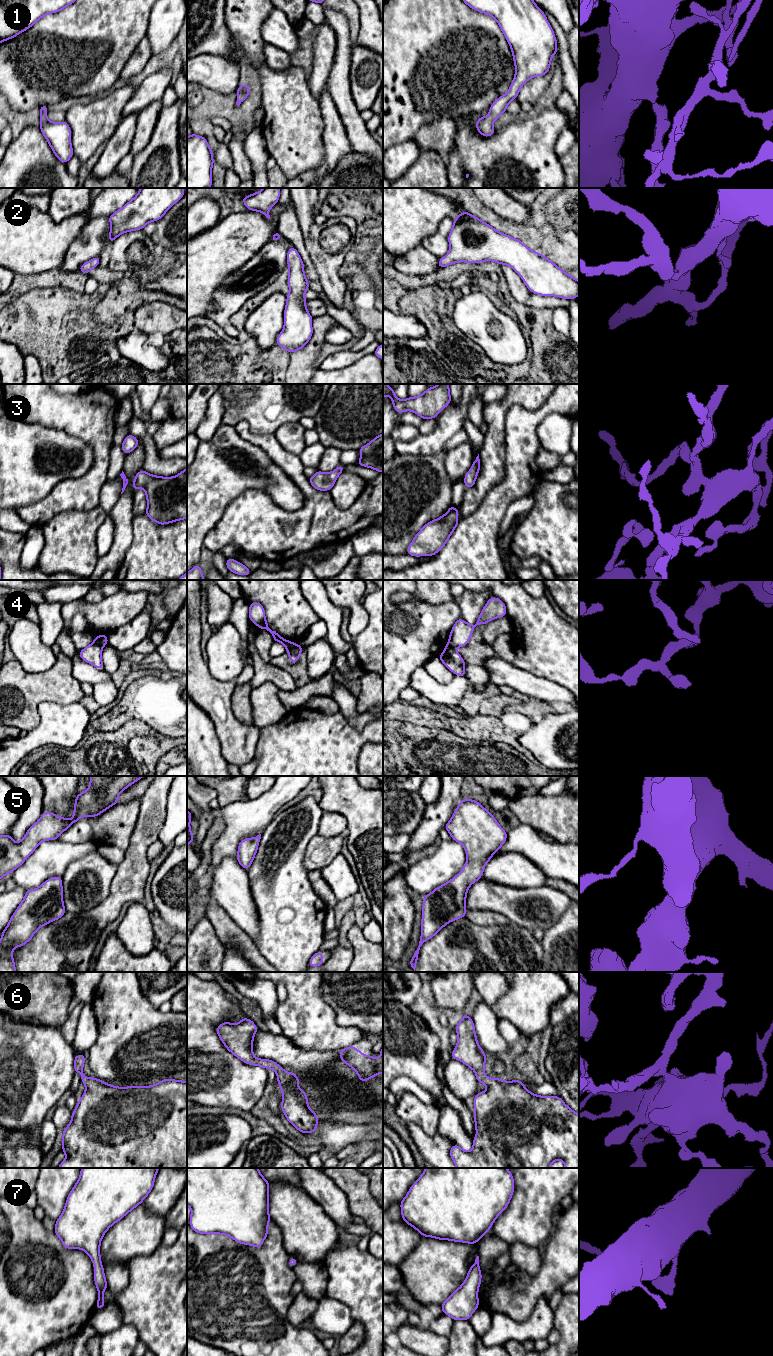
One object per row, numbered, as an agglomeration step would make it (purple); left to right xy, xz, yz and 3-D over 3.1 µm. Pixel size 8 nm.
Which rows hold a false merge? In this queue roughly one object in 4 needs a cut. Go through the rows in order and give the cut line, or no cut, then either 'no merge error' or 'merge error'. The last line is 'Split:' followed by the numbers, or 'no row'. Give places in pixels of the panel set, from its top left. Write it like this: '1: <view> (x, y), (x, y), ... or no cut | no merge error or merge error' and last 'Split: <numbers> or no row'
1: no cut | no merge error
2: no cut | no merge error
3: no cut | no merge error
4: xz (297, 644), (288, 652) | merge error
5: no cut | no merge error
6: no cut | no merge error
7: no cut | no merge error
Split: 4

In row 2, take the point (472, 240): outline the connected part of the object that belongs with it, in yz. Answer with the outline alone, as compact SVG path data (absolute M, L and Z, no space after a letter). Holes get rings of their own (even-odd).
M466 211L453 221L448 241L449 252L440 258L438 268L457 262L494 261L515 270L534 294L568 300L579 295L577 279L520 240L495 230Z

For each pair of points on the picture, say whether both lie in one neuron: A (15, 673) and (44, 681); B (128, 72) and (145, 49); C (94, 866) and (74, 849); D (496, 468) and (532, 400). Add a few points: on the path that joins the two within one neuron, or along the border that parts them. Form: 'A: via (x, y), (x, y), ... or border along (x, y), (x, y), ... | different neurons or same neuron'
A: via (22, 680), (37, 681) | same neuron
B: via (134, 66), (141, 55) | same neuron
C: border along (96, 845), (80, 858), (73, 860), (64, 870) | different neurons
D: via (496, 446), (496, 414), (510, 400) | same neuron

